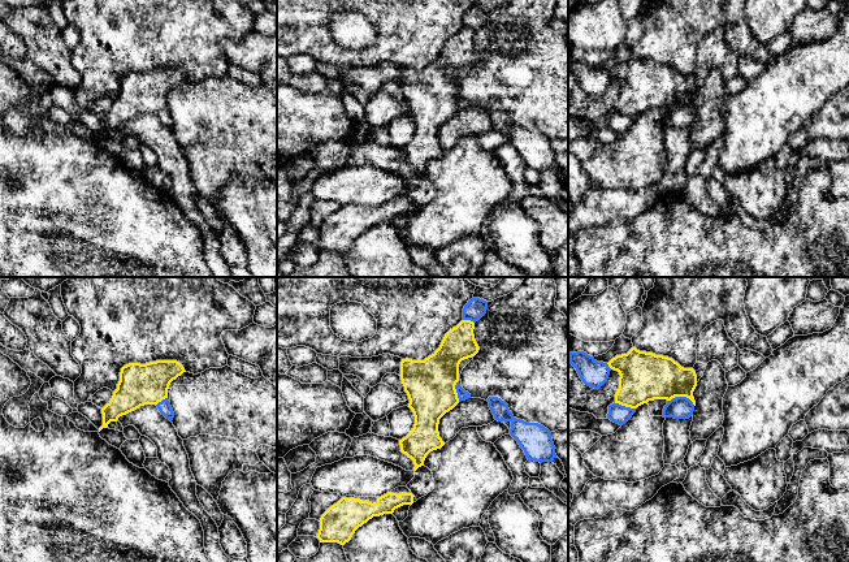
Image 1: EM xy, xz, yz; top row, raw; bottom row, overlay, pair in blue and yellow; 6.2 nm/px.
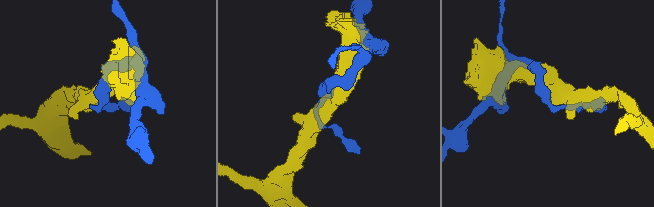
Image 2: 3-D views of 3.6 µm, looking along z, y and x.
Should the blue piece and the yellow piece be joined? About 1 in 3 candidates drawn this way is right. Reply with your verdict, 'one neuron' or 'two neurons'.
two neurons

